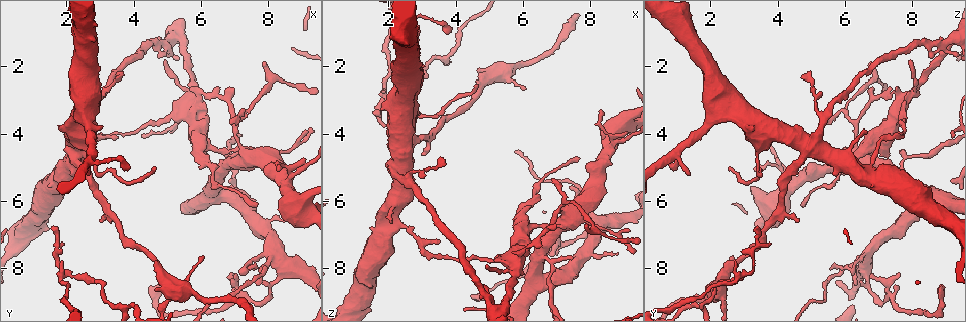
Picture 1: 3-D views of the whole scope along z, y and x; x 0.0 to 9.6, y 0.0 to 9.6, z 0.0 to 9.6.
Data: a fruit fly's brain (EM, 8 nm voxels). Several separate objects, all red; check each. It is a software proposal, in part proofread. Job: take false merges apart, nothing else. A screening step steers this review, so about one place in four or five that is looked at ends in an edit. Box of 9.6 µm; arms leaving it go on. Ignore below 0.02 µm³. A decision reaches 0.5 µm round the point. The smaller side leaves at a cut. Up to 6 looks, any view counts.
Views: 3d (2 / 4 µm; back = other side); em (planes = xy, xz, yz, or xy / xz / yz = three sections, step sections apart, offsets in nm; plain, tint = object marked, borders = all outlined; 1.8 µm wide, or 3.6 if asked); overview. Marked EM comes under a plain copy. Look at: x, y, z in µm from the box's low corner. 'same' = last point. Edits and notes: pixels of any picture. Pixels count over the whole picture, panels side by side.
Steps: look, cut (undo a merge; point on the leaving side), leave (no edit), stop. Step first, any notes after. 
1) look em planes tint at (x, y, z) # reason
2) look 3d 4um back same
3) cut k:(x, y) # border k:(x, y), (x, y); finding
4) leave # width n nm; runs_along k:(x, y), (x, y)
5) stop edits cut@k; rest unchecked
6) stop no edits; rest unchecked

look em xz step 4 tint at (7.20, 8.80, 7.30) # branch point

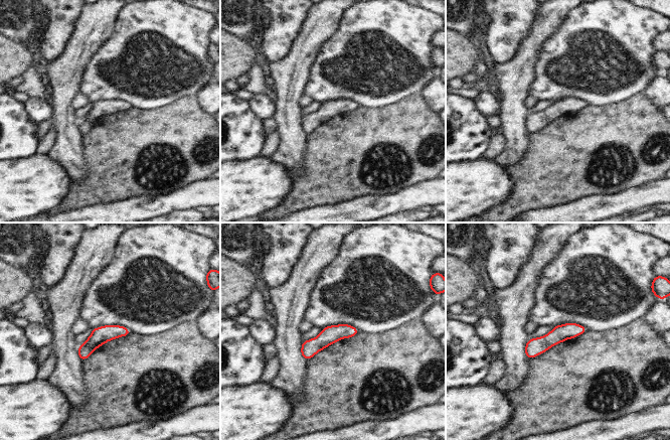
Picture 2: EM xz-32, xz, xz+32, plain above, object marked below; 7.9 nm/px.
leave # width 140 nm; runs_along 2:(582, 329), (560, 332), (529, 355); all the same neuron

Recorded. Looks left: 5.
look em planes tint at (8.55, 5.50, 4.50) # side arm on a straight run

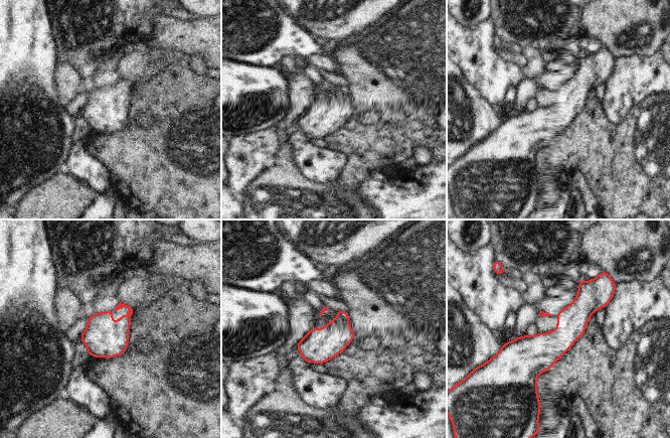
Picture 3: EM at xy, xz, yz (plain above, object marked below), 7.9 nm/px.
leave # runs_along 3:(608, 297), (538, 353), (503, 353); one neuron here

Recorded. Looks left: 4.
look 3d 2um at (2.00, 8.15, 2.95) # arms part here

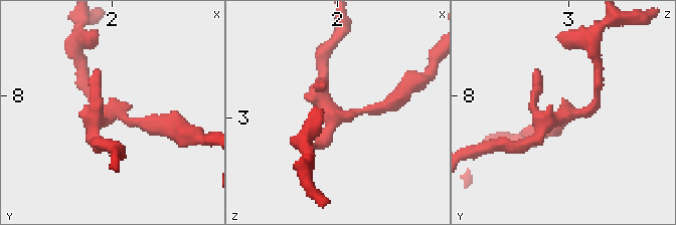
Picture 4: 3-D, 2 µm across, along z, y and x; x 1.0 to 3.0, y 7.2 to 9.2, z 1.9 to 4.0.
look em xz step 8 tint at (2.00, 8.20, 2.94) # shape alone is not enough

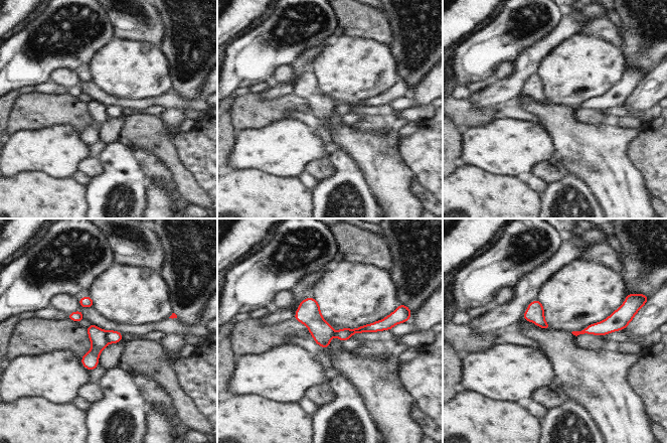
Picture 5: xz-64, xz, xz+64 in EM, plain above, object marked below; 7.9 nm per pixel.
look em planes tint same

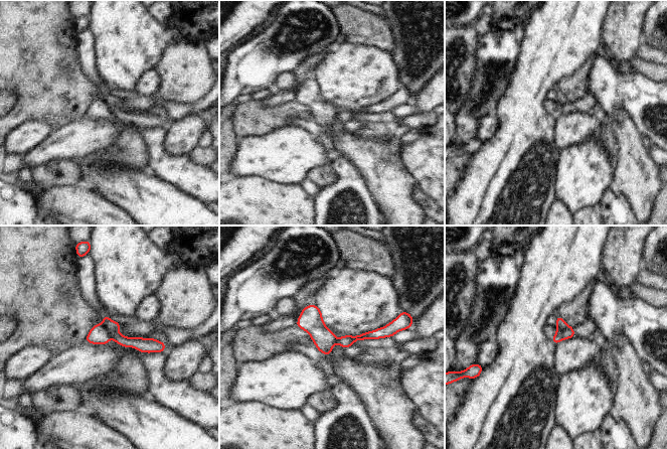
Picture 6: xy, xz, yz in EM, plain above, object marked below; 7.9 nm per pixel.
cut 6:(560, 323) # part_leaving 6:(106, 318), (124, 341), (162, 346); a second neuron is stuck on

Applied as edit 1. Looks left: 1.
stop edits cut@6; rest unchecked

